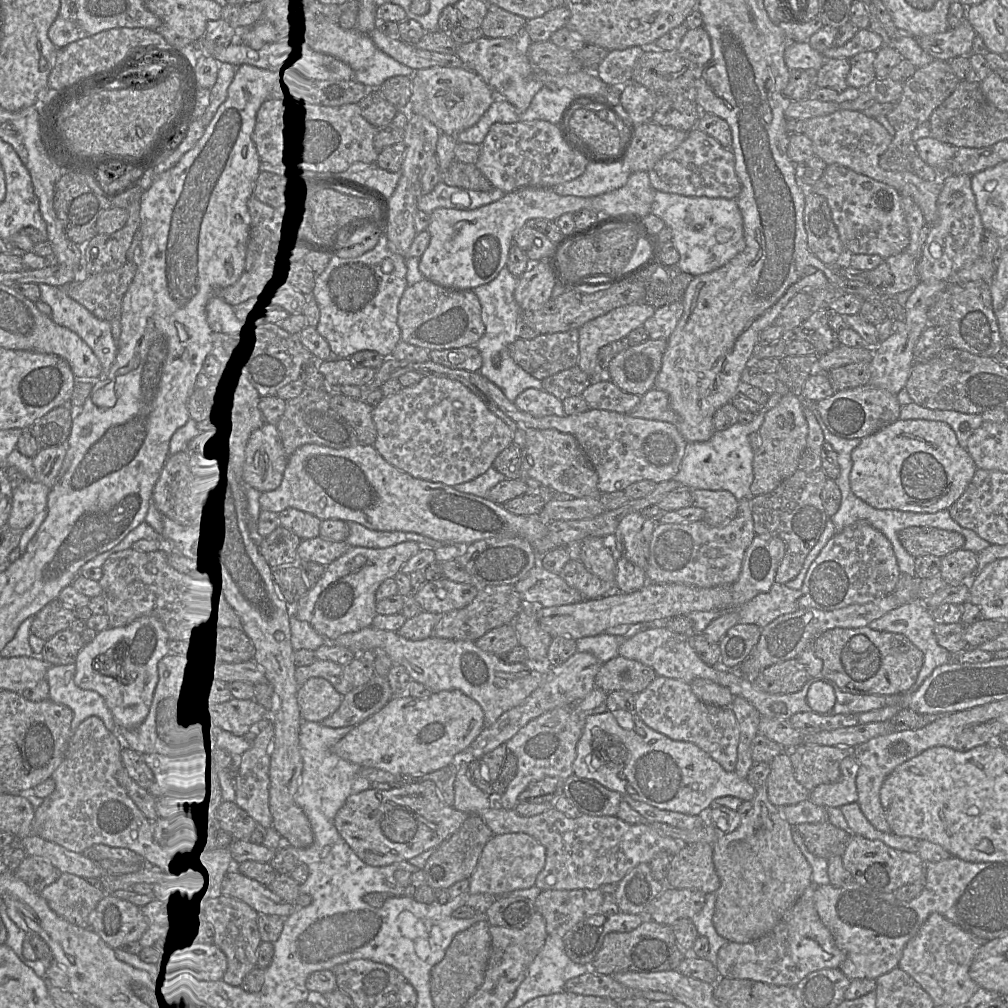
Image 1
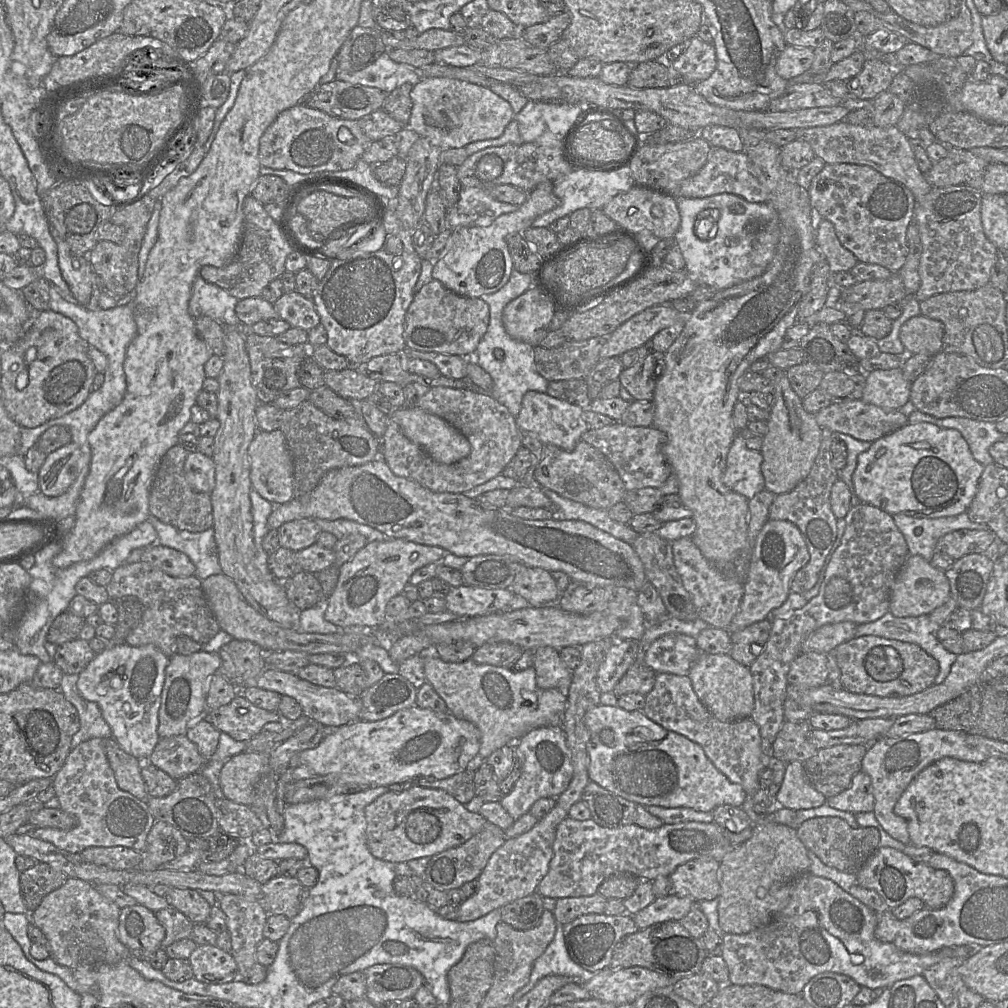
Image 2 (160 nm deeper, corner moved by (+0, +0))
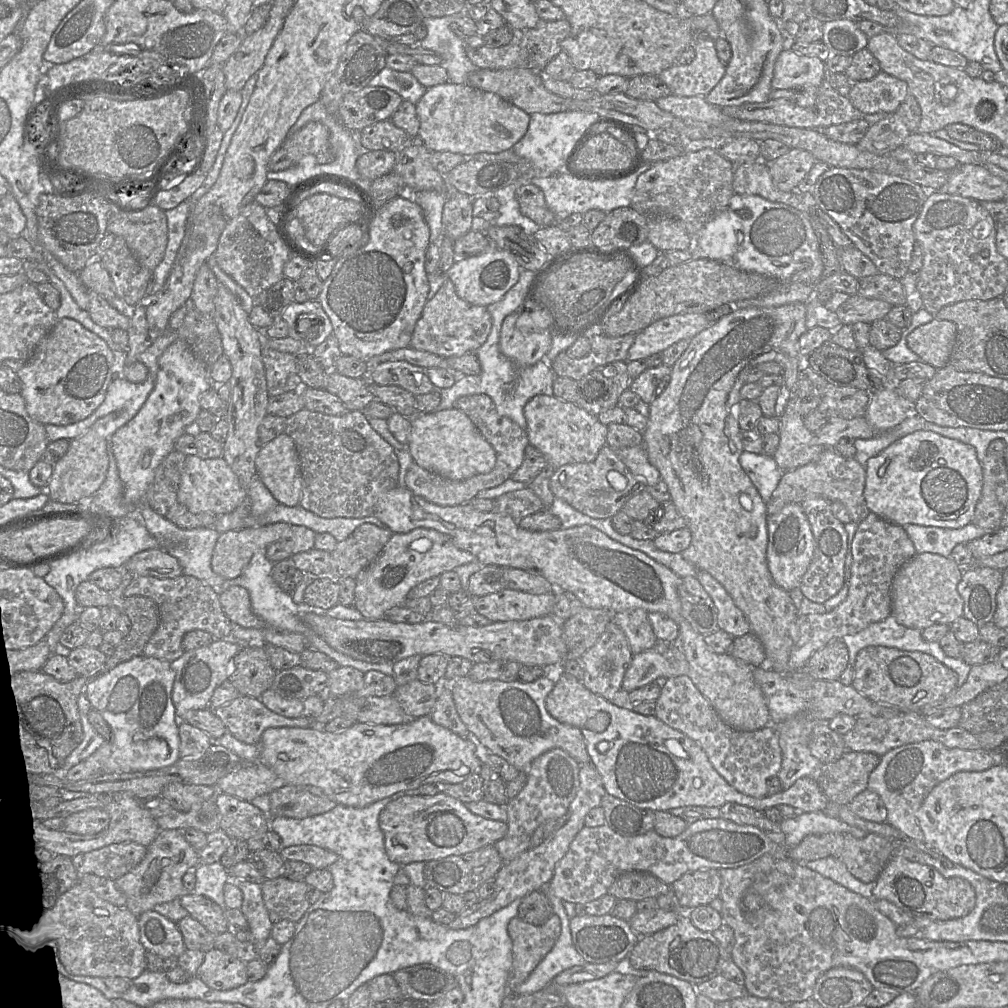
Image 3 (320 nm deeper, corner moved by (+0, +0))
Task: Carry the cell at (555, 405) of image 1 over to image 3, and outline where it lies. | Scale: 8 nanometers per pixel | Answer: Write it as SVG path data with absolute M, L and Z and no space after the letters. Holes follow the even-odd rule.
M540 394L532 397L524 406L524 417L529 444L538 449L544 455L546 463L554 469L567 464L593 462L600 449L607 444L607 425L585 409L555 396Z

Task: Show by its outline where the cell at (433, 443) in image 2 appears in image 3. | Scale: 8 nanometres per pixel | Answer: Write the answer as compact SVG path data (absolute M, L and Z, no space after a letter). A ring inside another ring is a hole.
M451 408L430 413L417 413L411 420L407 449L415 463L443 478L459 481L489 473L495 466L494 448L482 436L471 419Z

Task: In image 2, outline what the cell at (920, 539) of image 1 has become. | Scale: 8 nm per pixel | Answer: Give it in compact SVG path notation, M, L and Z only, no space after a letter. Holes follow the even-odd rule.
M955 530L938 539L936 552L943 552L954 560L968 554L984 554L996 539L990 530Z

